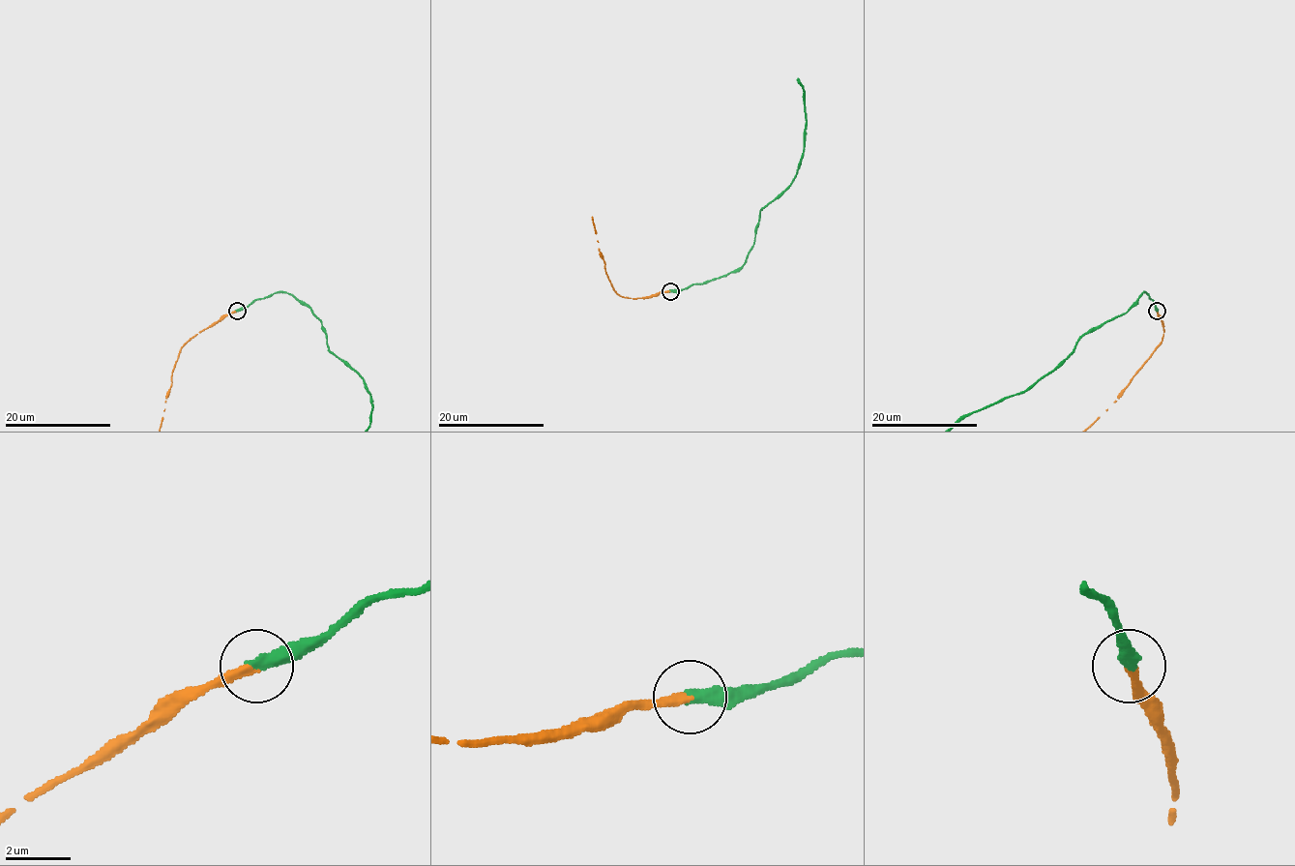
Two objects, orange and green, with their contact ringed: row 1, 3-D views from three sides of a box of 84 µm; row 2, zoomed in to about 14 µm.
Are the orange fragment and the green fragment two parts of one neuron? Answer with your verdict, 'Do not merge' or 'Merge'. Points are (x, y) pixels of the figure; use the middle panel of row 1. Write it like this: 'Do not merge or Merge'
Merge

